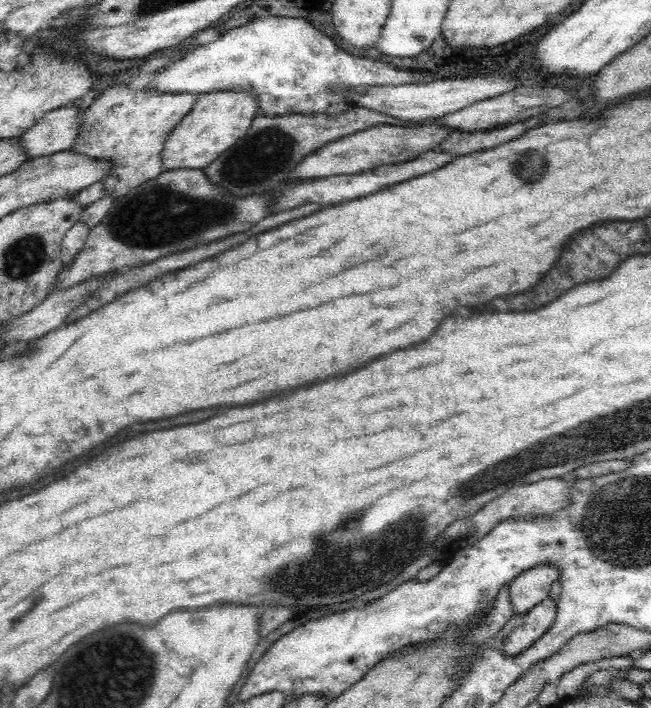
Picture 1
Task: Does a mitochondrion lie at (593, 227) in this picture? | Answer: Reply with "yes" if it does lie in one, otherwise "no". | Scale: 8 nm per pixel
no

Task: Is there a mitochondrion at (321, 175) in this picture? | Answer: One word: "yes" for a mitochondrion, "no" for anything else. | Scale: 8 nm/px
no

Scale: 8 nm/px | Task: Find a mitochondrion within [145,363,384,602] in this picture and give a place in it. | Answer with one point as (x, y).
(282, 579)

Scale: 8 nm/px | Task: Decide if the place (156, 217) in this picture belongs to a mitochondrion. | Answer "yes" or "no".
yes

